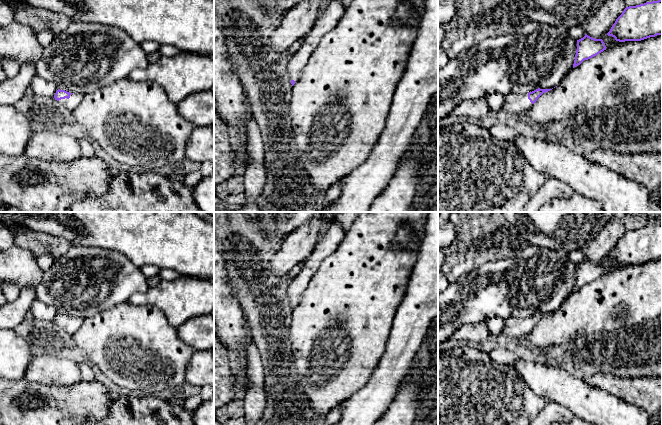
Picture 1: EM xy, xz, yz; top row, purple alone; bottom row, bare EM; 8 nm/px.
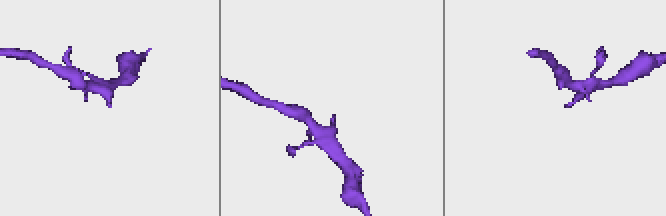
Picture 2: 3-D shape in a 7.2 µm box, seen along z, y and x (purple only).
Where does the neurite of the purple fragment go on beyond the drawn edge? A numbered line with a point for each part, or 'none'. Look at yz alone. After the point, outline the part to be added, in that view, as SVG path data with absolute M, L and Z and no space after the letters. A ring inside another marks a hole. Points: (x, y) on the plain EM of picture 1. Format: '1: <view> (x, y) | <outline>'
1: yz (513, 327) | M507 318L504 322L504 327L501 334L508 337L521 337L529 334L532 331L532 327L528 323L527 318Z

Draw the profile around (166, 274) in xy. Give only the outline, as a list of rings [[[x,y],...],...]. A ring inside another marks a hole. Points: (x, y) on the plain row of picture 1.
[[[161,269],[159,272],[161,280],[173,281],[180,276],[178,272],[172,269]]]

